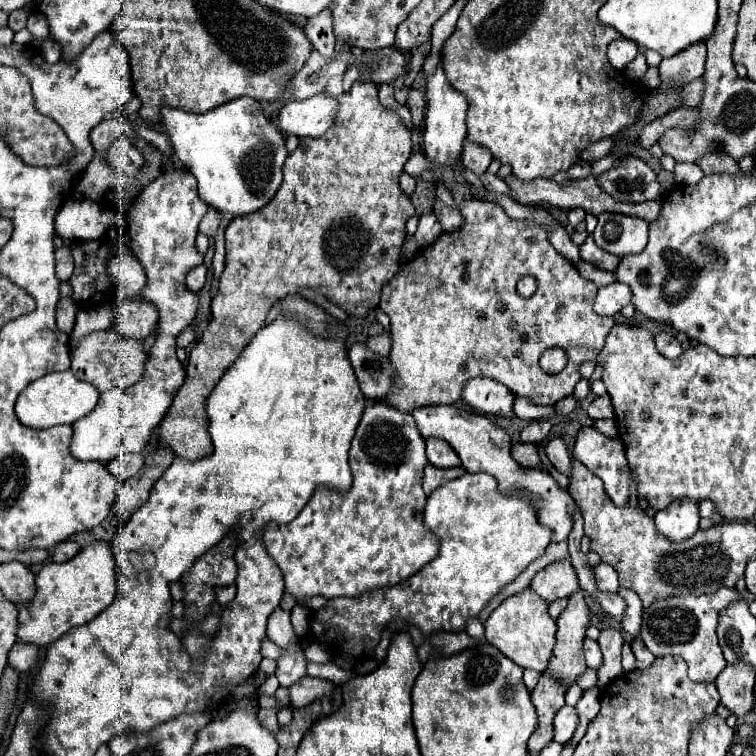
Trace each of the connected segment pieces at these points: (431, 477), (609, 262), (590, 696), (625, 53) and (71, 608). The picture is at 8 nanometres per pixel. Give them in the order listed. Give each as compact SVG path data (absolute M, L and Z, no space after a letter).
M426 465L424 469L424 493L430 495L434 489L438 489L440 485L462 477L466 471L462 467L452 467L452 469L442 469L442 467L434 467L434 465Z
M588 235L588 239L584 241L584 245L580 247L580 255L586 263L598 267L598 269L604 269L604 271L614 271L620 263L620 259L604 249L600 249L598 245L594 245L592 241L592 235Z
M596 687L584 691L582 697L580 697L580 701L576 703L576 711L578 711L578 719L580 721L578 721L578 729L576 729L574 737L572 737L574 743L578 743L584 737L586 725L598 713L598 709L600 709L600 691Z
M618 37L616 41L612 41L612 45L608 45L608 59L616 69L624 69L630 61L634 61L636 55L638 55L638 45L632 39Z
M94 541L64 563L46 563L36 575L38 593L32 601L18 607L18 641L50 645L68 629L94 619L116 597L116 563L110 541Z

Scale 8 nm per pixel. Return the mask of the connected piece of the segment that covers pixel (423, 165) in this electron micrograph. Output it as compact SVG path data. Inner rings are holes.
M416 153L416 155L412 155L410 157L410 161L408 161L408 165L406 165L406 173L422 173L424 171L430 171L432 169L432 165L422 153Z

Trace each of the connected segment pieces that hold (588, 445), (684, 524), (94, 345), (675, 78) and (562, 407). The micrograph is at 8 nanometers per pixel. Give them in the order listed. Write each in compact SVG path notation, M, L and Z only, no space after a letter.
M582 427L576 437L576 447L574 447L572 455L574 455L574 459L582 461L594 475L598 475L604 481L604 489L616 505L624 507L628 503L628 499L630 499L630 469L628 469L624 445L618 437L610 439L610 437L602 435L600 431L596 431L594 427Z
M676 501L654 515L654 525L660 535L668 541L686 541L698 531L698 503L694 501Z
M114 327L104 331L92 331L84 335L76 347L72 349L72 373L92 383L100 393L114 389L114 387L130 387L132 383L138 383L144 375L144 367L148 361L148 353L144 351L144 341L122 337Z
M698 41L688 49L676 53L676 57L662 59L660 75L664 85L686 85L704 75L706 63L706 43Z
M566 397L564 401L558 401L558 403L554 405L554 409L556 409L558 415L568 415L568 413L572 413L576 407L578 407L578 403L576 403L574 397Z

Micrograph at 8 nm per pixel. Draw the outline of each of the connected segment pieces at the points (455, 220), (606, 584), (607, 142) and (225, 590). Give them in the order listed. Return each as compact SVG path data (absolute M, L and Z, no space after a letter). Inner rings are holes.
M436 199L436 205L434 205L434 213L438 215L438 221L442 223L442 229L444 231L454 231L464 223L464 218L462 217L460 211L456 208L450 208L445 206L442 201ZM446 207L446 209L444 209ZM438 209L438 211L436 211Z
M600 563L594 567L594 575L596 575L596 585L598 589L602 591L618 591L618 573L606 565L606 563Z
M608 137L602 139L590 145L588 149L582 151L582 153L580 153L580 155L578 156L578 159L585 162L599 160L610 153L615 143L616 137Z
M232 584L228 587L218 587L216 589L216 601L220 605L225 605L232 601L236 595L236 585Z

